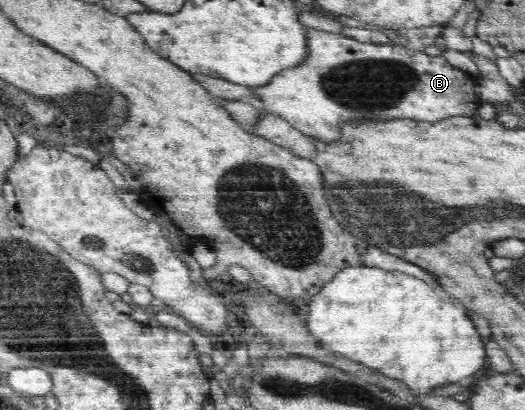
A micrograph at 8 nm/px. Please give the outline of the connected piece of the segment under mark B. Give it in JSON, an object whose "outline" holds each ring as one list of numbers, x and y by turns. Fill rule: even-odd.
{"outline":[[304,26,304,31,306,59,298,65,282,69,266,85,252,87,252,92,256,92,264,109,282,117,294,129,310,137,322,137,322,141,338,141,338,125,342,125,342,121,350,121,350,117,382,117,382,121,406,118,434,123,454,115,477,116,480,101,474,93,474,79,447,59,392,43,360,43,343,34,326,33,325,30,313,27]]}

